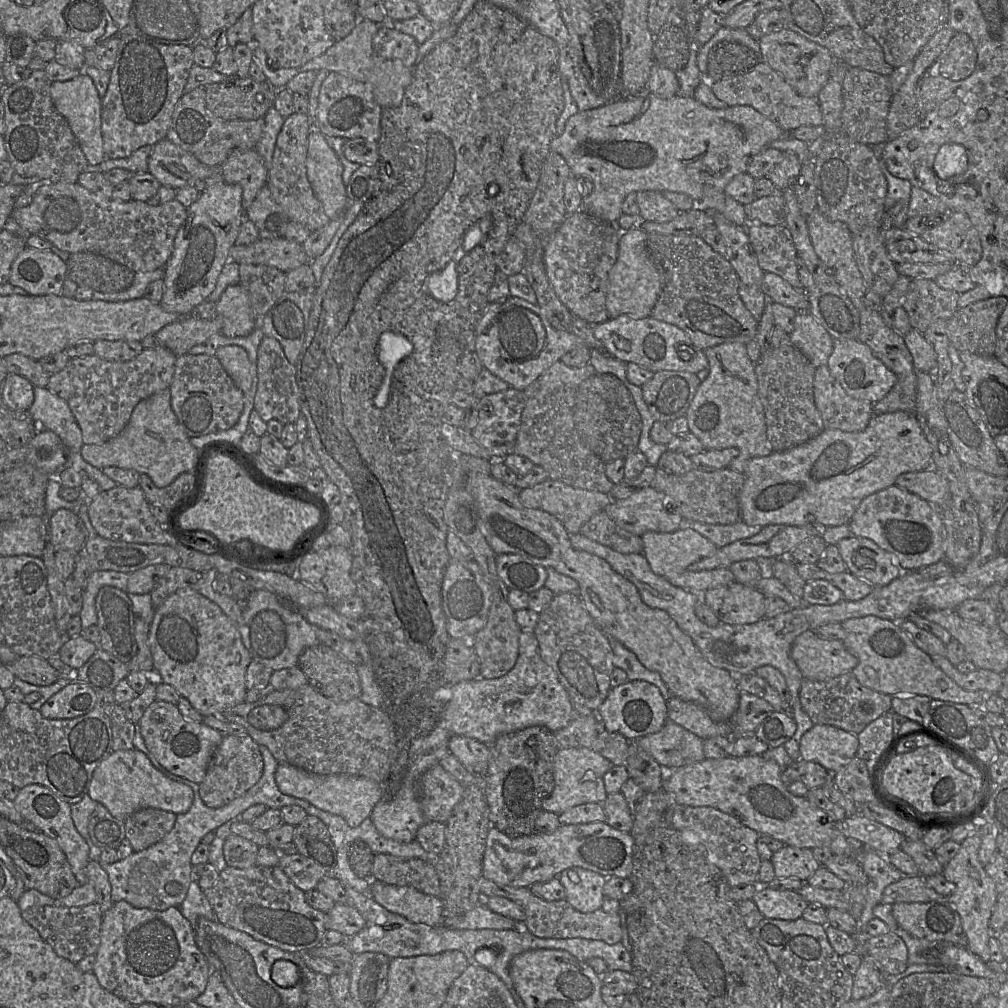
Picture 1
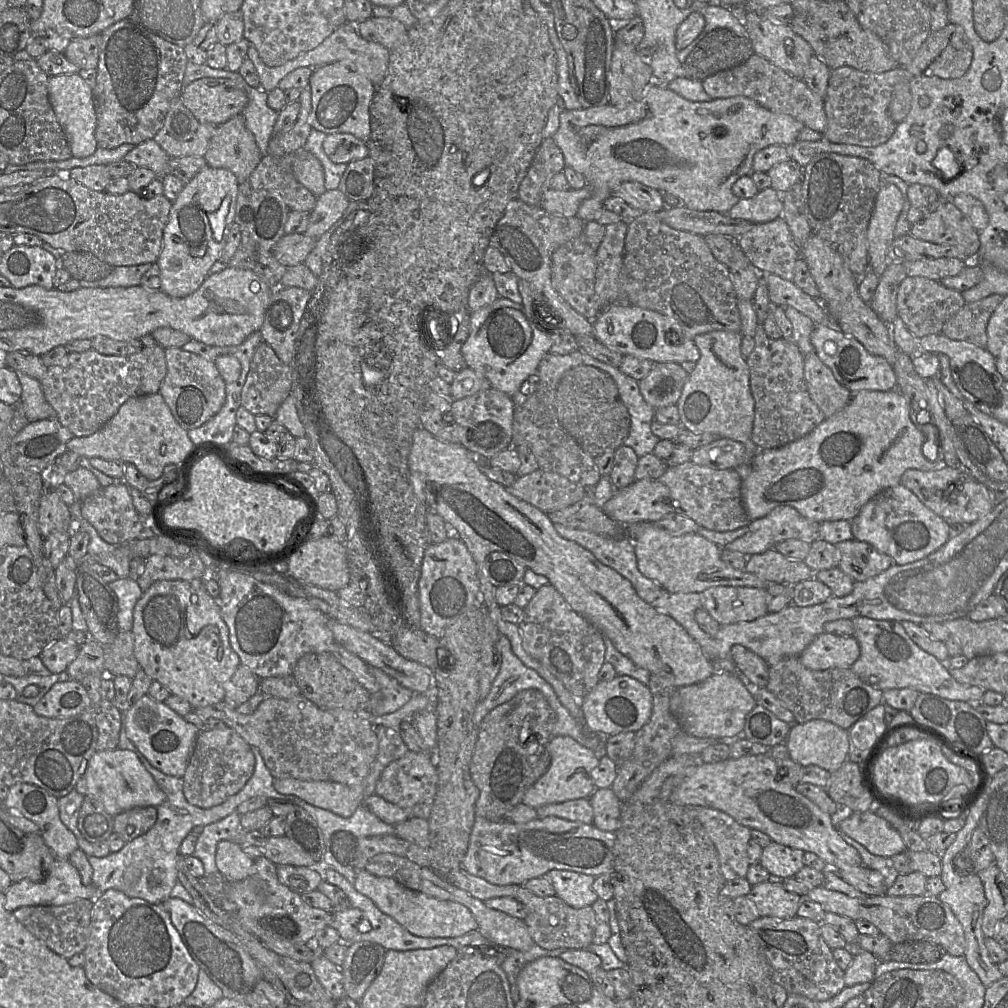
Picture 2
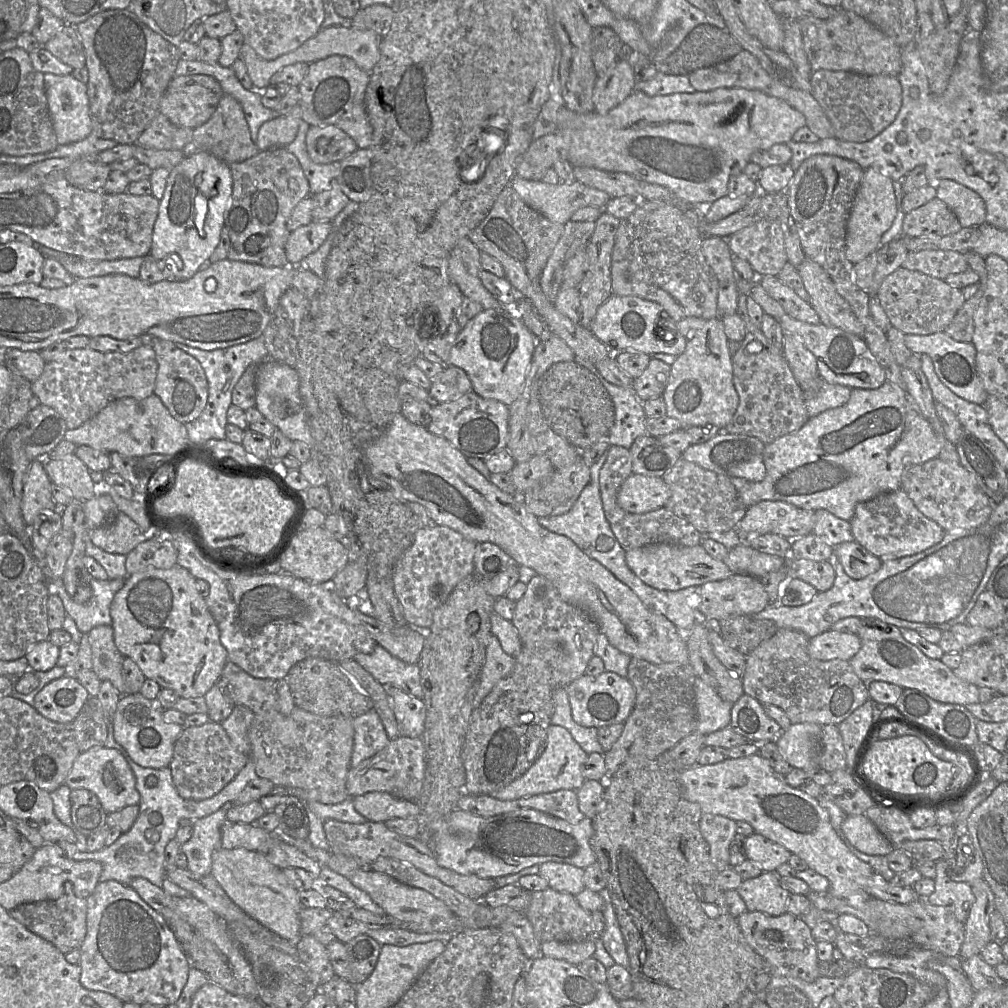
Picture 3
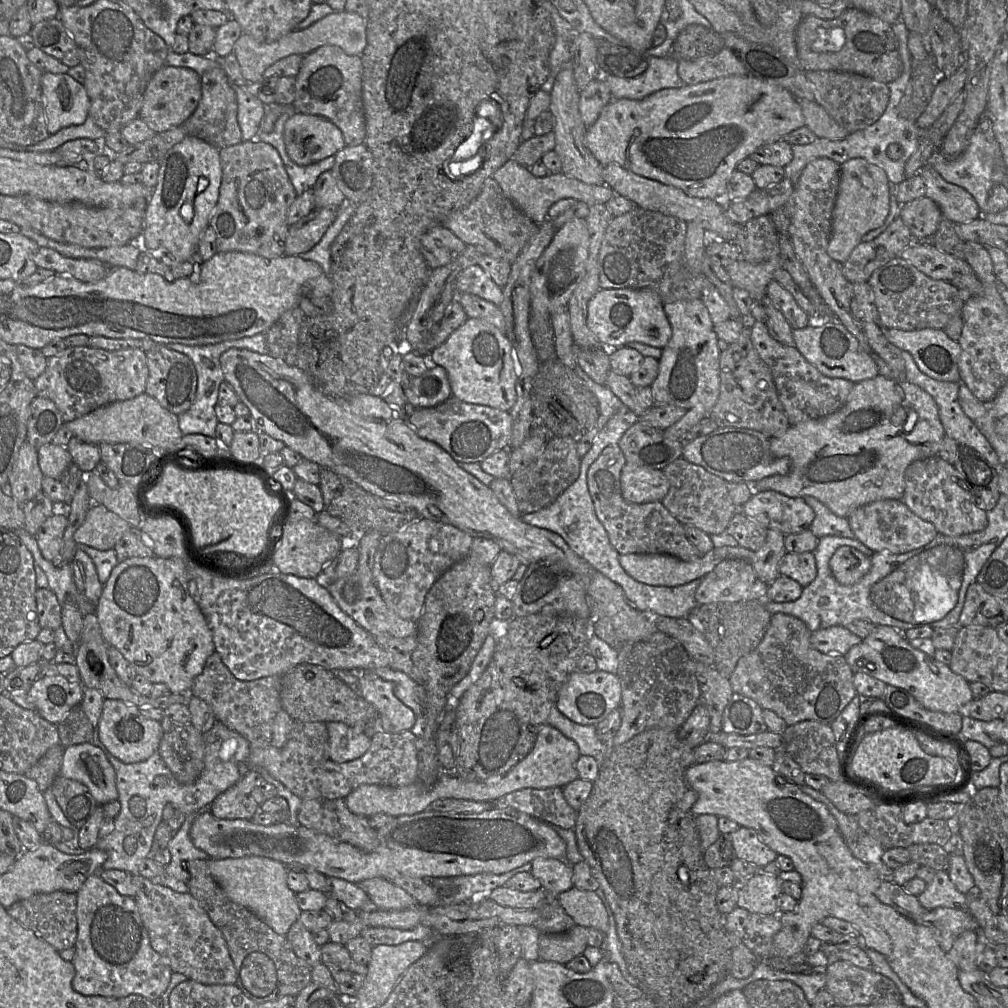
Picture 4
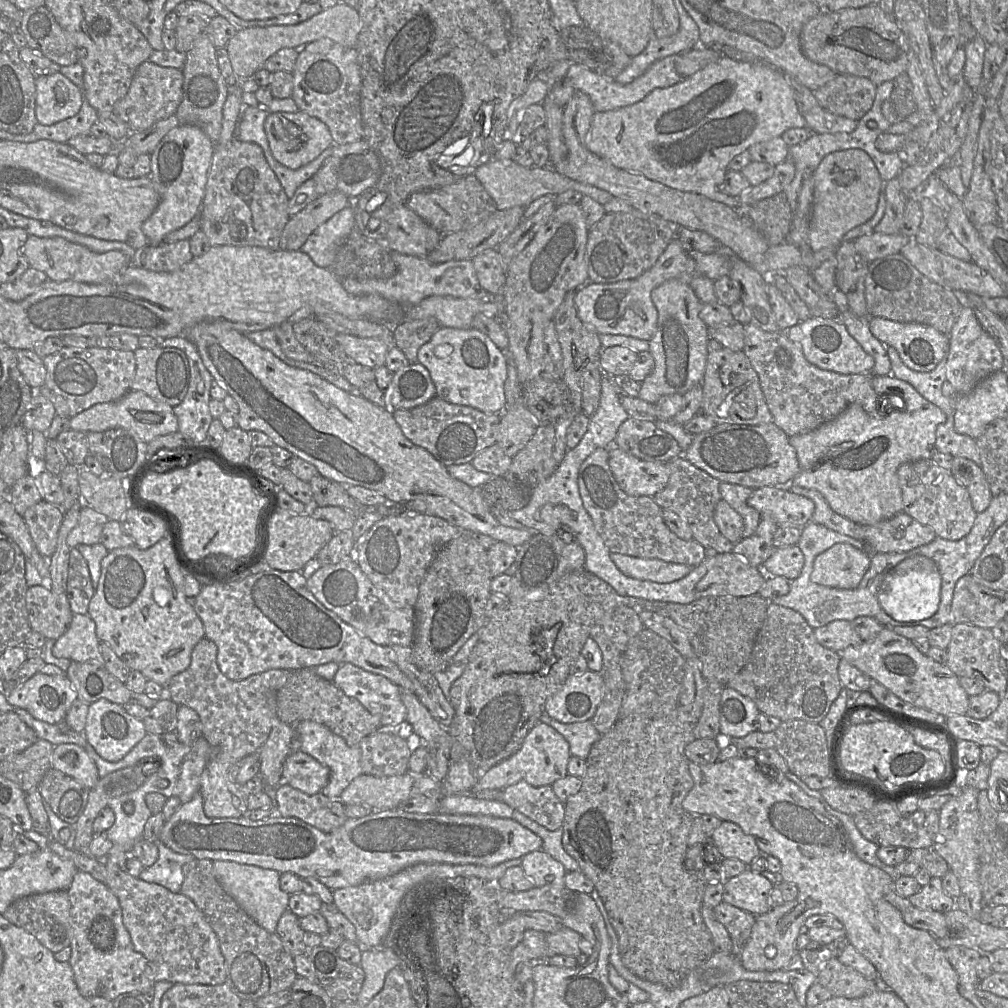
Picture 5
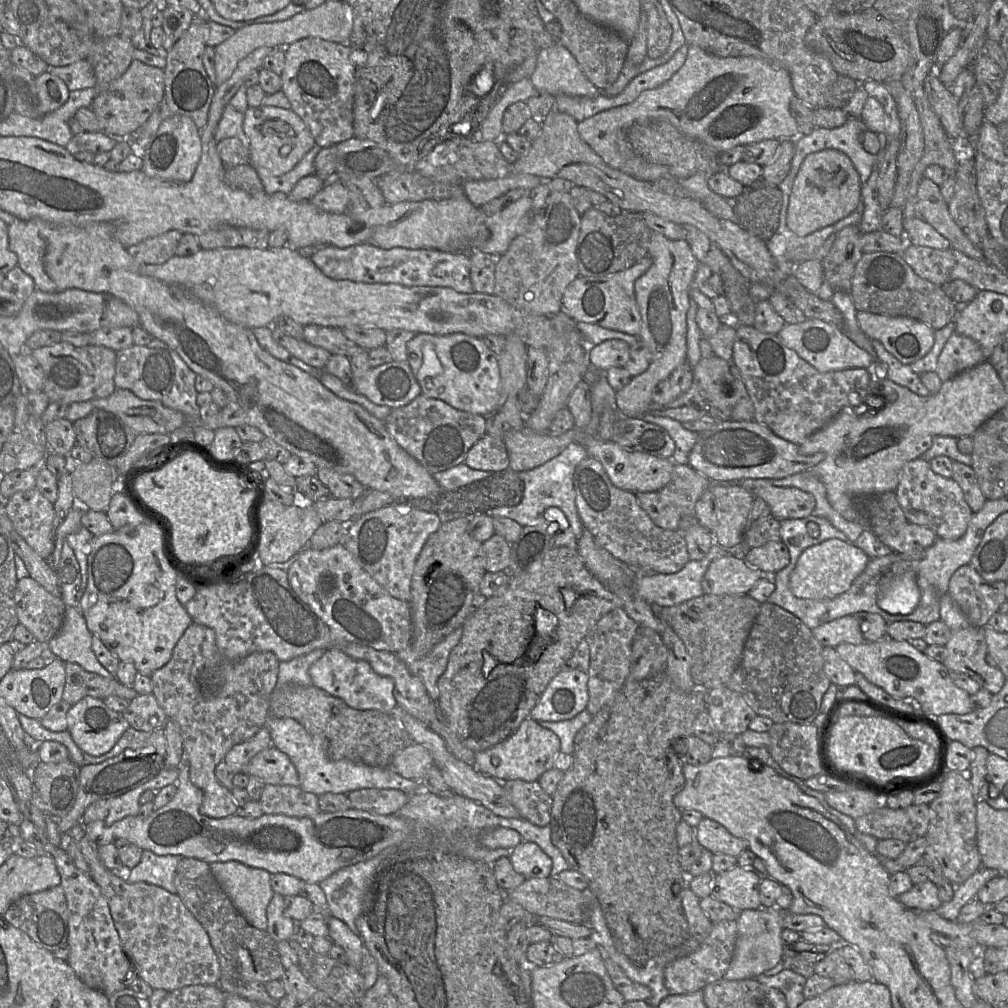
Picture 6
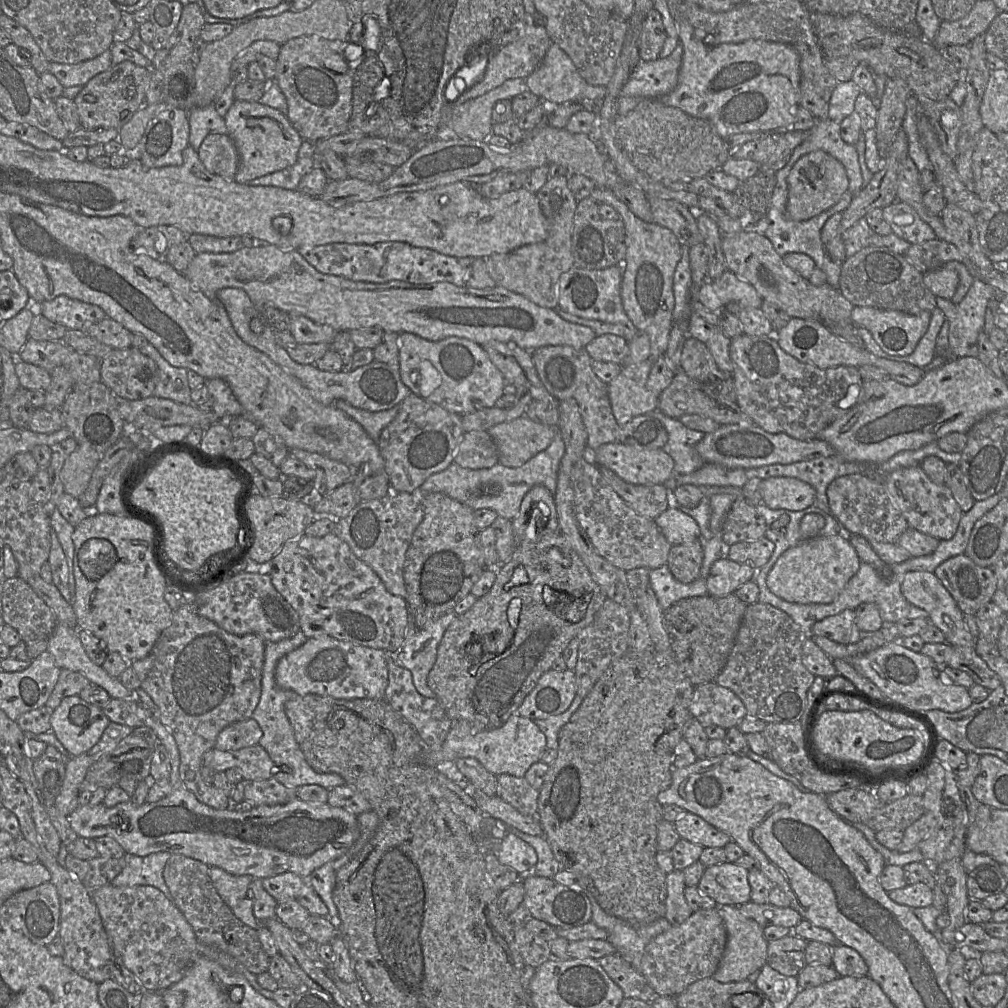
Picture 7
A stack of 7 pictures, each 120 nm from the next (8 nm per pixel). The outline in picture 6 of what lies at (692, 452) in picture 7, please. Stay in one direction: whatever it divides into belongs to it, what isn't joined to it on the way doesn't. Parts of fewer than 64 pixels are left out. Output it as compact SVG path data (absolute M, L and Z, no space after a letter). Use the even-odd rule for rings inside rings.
M647 412L641 414L638 418L666 430L675 443L675 451L670 457L671 461L677 464L688 464L688 455L698 440L699 433L683 428L677 420L654 416Z

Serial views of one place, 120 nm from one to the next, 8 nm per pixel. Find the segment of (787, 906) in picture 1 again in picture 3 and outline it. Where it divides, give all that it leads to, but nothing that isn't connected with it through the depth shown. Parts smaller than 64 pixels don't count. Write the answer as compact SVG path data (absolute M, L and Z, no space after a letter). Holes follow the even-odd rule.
M765 871L756 878L743 881L737 891L747 911L760 911L770 916L785 914L791 895L781 886L780 877L775 872Z

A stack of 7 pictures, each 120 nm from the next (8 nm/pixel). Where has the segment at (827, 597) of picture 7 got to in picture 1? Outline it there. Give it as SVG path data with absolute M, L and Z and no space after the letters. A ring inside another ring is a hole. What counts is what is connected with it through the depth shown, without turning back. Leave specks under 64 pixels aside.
M851 536L837 546L847 571L873 586L888 585L903 572L893 554L868 538Z

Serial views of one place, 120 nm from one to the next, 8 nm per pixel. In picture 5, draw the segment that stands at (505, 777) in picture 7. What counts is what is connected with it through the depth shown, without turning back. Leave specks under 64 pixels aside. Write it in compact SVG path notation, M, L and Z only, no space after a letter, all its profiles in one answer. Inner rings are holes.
M525 781L503 789L502 801L550 831L559 830L564 821L565 807L555 795L552 786L534 787Z

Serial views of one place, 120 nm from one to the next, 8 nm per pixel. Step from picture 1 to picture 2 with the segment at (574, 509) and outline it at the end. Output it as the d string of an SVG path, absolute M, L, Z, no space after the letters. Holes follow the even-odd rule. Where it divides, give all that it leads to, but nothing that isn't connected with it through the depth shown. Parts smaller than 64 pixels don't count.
M538 468L530 474L517 477L506 489L514 497L548 514L580 502L587 488L559 474Z

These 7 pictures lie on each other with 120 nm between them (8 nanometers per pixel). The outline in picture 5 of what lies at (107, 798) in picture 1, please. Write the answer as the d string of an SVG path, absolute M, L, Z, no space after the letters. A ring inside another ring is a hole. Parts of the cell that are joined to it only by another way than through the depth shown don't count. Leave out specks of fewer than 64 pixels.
M74 743L54 746L52 768L68 774L88 789L91 789L100 778L94 761L83 747Z

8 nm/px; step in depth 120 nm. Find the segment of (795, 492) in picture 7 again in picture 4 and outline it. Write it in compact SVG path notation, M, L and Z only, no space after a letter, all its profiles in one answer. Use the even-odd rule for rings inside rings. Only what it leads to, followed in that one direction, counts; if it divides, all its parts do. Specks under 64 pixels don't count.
M759 491L743 505L743 513L767 529L796 534L810 529L814 510L803 498L788 497L776 491Z

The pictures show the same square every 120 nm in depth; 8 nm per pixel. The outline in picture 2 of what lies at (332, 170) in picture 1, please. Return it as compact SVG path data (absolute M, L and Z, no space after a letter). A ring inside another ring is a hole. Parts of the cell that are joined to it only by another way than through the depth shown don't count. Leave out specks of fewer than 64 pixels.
M302 148L295 153L293 174L316 197L320 196L326 191L321 162L312 153Z

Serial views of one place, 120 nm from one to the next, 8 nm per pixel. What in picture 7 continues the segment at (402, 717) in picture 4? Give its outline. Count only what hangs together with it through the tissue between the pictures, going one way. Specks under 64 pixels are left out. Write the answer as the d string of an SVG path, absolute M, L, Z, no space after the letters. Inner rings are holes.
M331 636L311 637L278 661L275 682L280 688L292 690L299 695L384 700L388 684L386 652Z

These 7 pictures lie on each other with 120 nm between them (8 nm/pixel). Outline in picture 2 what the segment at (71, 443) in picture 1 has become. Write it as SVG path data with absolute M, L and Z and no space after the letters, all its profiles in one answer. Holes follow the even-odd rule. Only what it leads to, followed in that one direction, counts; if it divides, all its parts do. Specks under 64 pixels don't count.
M20 371L15 372L22 388L20 403L27 420L34 422L57 418L55 410L44 397L39 381Z

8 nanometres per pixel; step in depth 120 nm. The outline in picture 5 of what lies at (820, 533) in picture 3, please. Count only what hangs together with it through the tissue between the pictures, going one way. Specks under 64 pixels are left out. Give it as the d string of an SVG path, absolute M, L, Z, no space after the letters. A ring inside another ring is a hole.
M792 481L772 487L790 490L793 493L800 494L811 499L815 504L815 511L811 521L857 540L865 541L864 527L833 511L825 497L819 491L795 486L792 484Z

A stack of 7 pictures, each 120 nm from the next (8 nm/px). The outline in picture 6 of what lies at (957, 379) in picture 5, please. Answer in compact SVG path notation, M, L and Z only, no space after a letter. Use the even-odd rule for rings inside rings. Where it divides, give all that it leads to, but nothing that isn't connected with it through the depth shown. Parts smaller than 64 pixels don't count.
M954 330L939 355L935 373L945 382L984 361L981 346Z

